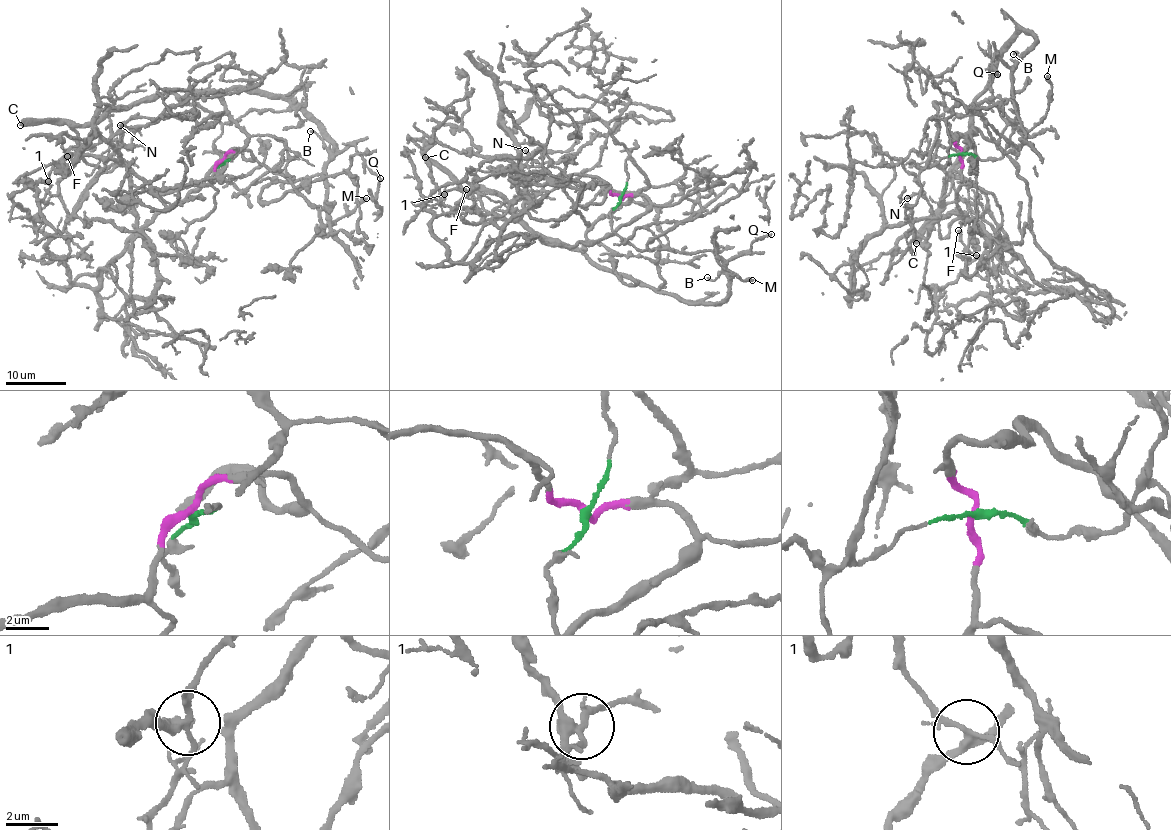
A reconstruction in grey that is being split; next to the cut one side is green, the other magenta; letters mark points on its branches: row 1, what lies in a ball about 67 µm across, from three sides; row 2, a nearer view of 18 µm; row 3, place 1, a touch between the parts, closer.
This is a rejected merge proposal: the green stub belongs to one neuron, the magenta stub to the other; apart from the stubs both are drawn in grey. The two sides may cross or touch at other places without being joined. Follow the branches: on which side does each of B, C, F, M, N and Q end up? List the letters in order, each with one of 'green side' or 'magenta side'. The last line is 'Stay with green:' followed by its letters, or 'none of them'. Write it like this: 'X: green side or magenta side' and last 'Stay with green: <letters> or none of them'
B: green side
C: green side
F: magenta side
M: green side
N: green side
Q: green side
Stay with green: B, C, M, N, Q

